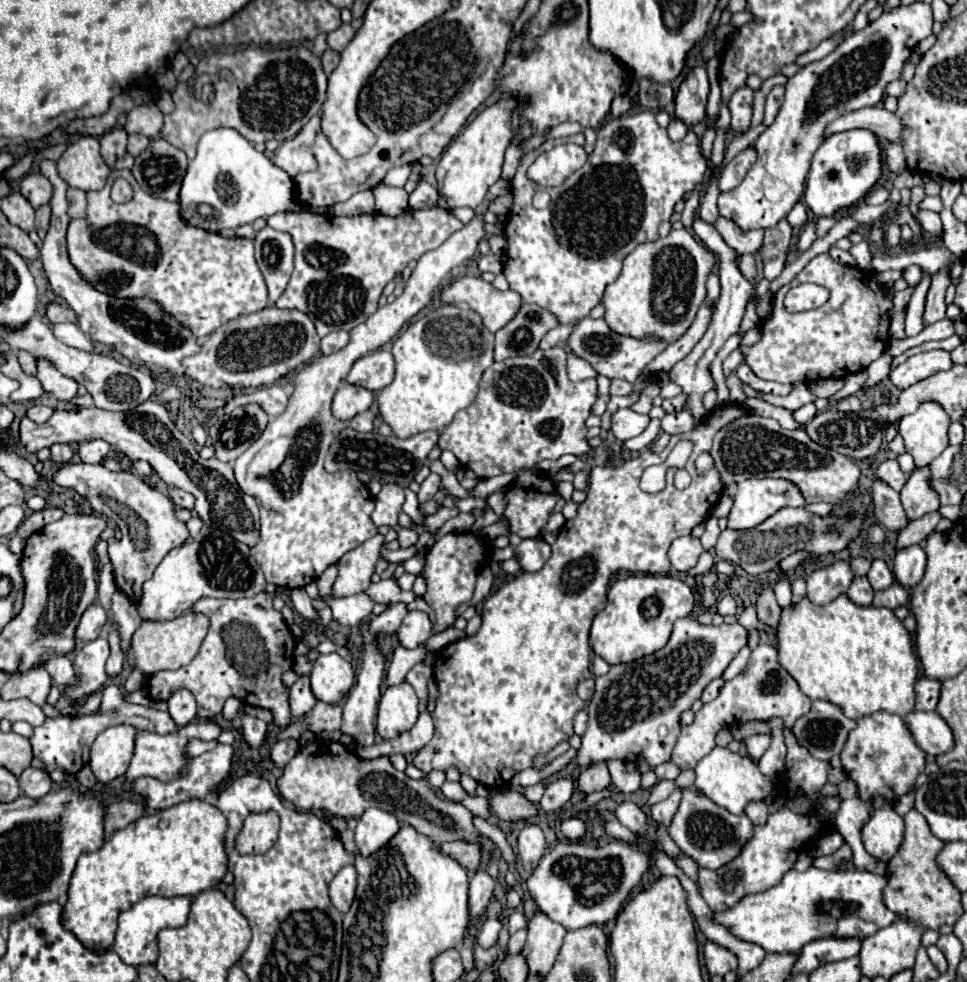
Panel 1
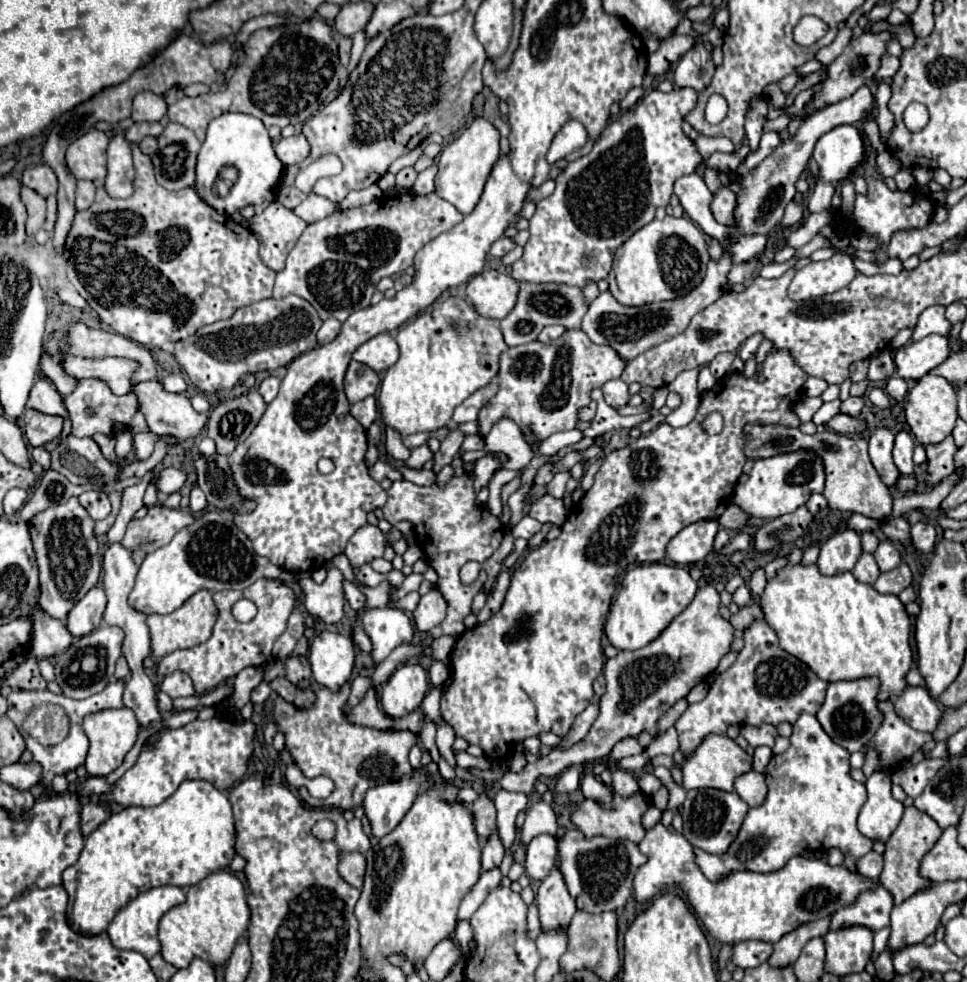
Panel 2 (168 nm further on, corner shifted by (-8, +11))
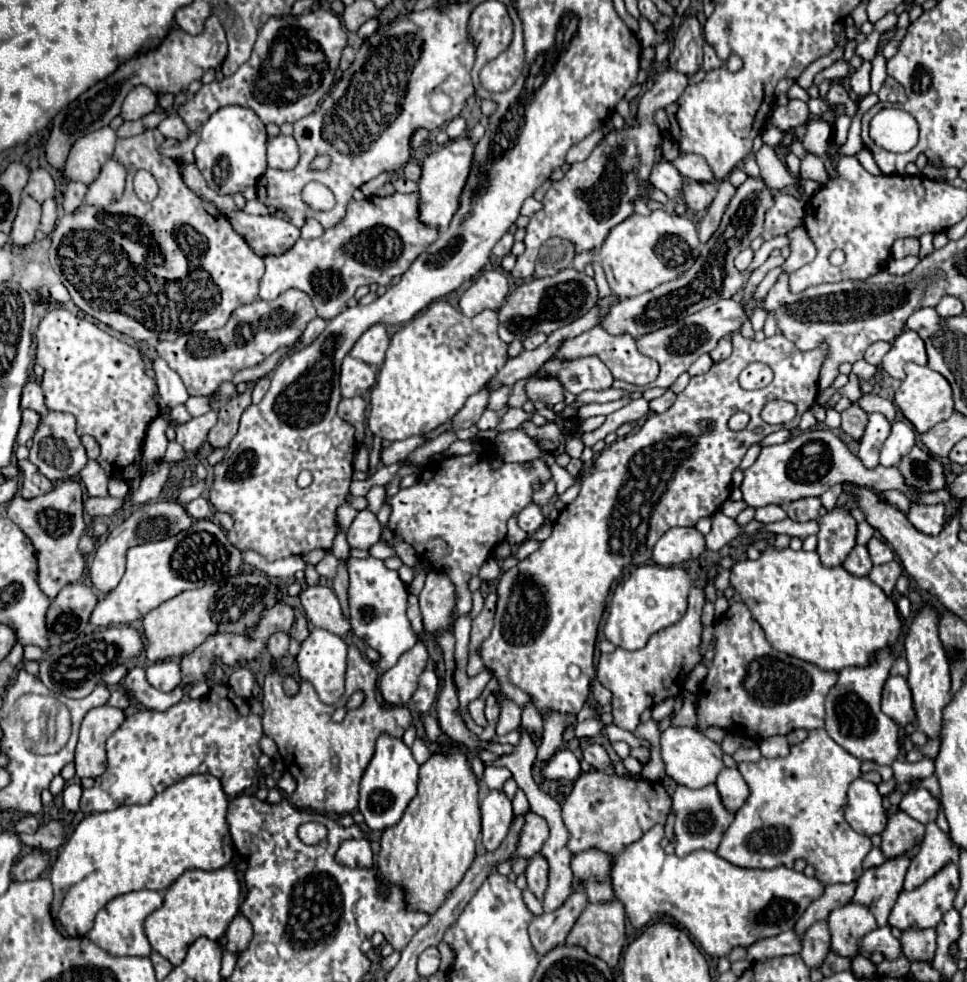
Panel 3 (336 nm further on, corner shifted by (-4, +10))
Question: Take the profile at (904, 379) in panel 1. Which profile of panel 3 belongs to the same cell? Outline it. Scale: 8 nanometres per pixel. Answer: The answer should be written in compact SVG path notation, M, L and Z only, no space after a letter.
M904 329L902 335L892 343L892 349L884 355L882 369L892 375L894 379L904 379L904 365L906 363L918 363L918 365L928 365L928 355L924 341L916 331Z

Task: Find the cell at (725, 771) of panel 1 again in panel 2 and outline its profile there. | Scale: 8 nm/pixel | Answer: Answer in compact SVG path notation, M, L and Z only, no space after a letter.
M706 736L700 744L700 748L696 748L696 752L692 756L688 756L684 760L682 766L682 788L684 790L692 790L692 788L718 788L718 790L726 790L732 792L734 790L734 778L750 772L752 770L752 758L728 736Z

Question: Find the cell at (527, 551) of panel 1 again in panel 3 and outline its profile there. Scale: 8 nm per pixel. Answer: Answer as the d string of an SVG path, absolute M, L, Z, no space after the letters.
M530 503L526 509L522 509L520 515L518 515L518 527L524 529L528 535L536 533L536 529L538 529L542 523L544 523L542 509L536 507L536 505L532 505L532 503Z

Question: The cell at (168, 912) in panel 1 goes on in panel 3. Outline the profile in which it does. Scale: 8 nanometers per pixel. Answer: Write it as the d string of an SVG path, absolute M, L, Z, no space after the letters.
M142 889L142 891L132 891L126 895L118 895L116 899L112 899L98 915L94 921L94 927L86 933L86 937L90 941L94 941L96 945L100 945L104 951L112 953L112 955L138 955L138 957L148 957L152 947L150 941L144 933L144 921L146 917L160 909L164 903L164 895L158 891L150 891L150 889Z

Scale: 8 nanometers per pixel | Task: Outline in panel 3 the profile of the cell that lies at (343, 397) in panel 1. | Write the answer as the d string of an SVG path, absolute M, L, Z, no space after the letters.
M350 355L344 357L342 361L342 373L340 373L340 387L342 387L342 397L358 397L366 395L376 381L374 369Z

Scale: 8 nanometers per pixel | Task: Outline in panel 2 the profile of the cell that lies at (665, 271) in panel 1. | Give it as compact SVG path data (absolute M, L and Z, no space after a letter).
M666 216L664 220L652 220L644 228L636 230L618 250L612 262L612 272L608 274L608 284L610 292L614 298L624 304L624 306L644 306L648 302L660 302L660 300L672 300L676 296L688 294L692 288L696 288L704 274L706 274L706 264L708 264L708 246L704 232L688 218L674 218Z

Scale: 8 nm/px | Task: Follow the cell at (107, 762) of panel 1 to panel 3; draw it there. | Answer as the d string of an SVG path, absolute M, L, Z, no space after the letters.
M102 705L86 713L76 747L76 777L100 777L108 767L106 741L126 721L122 709Z

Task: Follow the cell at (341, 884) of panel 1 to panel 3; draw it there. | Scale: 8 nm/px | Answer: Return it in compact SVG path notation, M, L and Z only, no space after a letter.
M366 839L344 841L336 851L336 861L346 867L364 867L364 869L372 867L374 859L372 859L370 843Z

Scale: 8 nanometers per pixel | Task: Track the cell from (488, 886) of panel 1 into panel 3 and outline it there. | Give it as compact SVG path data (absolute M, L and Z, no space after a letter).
M488 791L482 809L482 847L492 853L508 835L512 823L512 801L502 791Z

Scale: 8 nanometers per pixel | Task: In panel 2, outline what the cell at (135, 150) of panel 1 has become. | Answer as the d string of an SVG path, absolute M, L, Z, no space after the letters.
M134 122L126 132L124 138L128 142L140 142L142 138L146 138L150 134L150 124L148 122Z

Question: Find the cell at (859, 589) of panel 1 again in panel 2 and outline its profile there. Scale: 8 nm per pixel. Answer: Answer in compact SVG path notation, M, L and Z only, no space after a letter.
M864 552L864 554L860 556L860 560L856 562L856 566L852 568L852 574L854 574L854 578L856 578L858 582L874 584L874 582L876 582L876 578L878 578L878 574L880 574L878 564L876 564L876 560L874 560L874 556Z

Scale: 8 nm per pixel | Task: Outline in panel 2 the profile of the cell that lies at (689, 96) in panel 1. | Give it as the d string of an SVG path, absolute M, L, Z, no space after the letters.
M694 44L684 58L678 60L678 66L674 70L674 84L676 86L690 86L696 92L702 92L714 76L714 64L712 64L712 52L704 44Z

